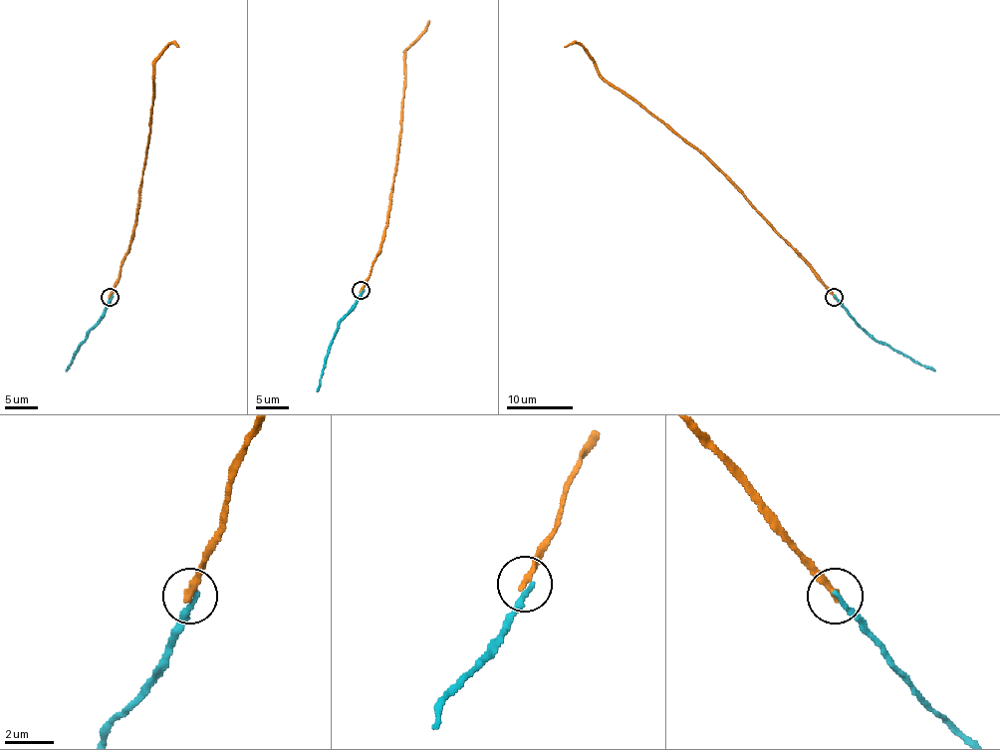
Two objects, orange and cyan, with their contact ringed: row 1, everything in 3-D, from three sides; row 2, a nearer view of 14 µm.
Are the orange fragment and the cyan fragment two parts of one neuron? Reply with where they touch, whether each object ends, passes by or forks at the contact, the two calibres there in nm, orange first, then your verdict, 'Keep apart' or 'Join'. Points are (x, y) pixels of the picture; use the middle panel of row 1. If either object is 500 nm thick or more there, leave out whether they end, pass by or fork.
Place: (361, 290). At the ring orange ends. At the ring cyan ends. Thickness 240 nm (orange) against 200 nm. Keep apart

